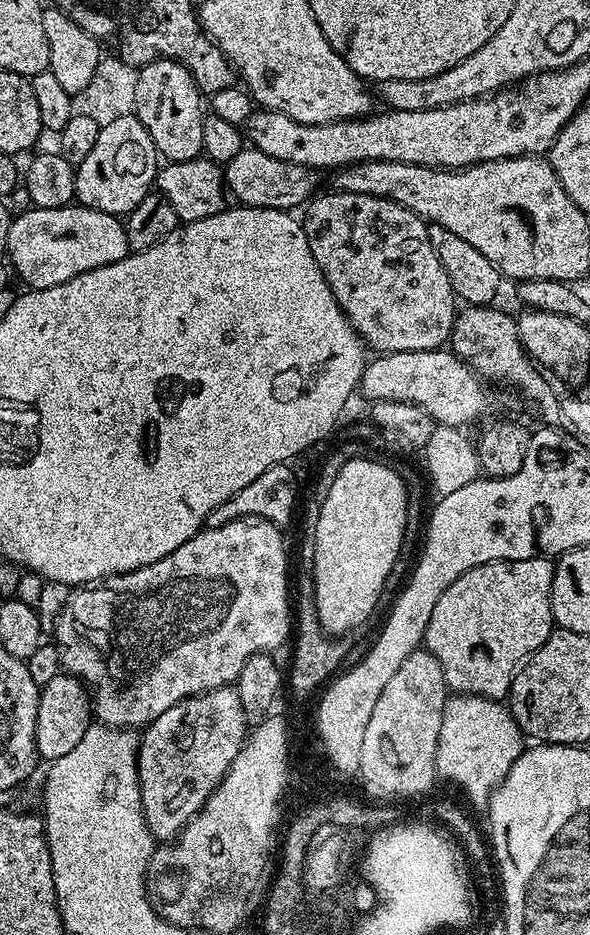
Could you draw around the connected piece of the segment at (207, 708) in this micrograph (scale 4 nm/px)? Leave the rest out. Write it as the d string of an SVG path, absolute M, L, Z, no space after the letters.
M229 686L186 698L170 706L166 714L158 714L158 718L154 718L154 722L143 729L140 736L140 751L136 754L136 769L140 779L144 817L157 841L175 840L183 832L184 827L204 809L210 794L222 782L234 758L238 758L249 728L249 722L242 710L242 698L238 698L235 687Z

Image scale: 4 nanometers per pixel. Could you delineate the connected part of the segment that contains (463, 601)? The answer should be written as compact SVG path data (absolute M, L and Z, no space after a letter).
M543 555L526 558L525 560L495 560L489 564L478 566L466 574L462 574L462 578L455 580L446 590L446 594L442 594L442 598L438 598L438 606L434 606L434 614L430 614L430 626L424 635L423 647L431 652L433 658L439 662L440 669L444 675L444 683L453 693L467 694L469 696L485 696L486 699L497 702L503 701L507 697L512 685L513 673L515 673L523 661L527 660L532 653L540 649L542 642L546 642L546 638L554 630L554 621L552 618L553 571L553 561L545 558Z

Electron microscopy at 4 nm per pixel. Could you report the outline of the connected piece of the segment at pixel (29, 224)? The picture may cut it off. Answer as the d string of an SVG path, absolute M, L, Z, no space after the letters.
M69 206L67 208L38 208L29 207L29 212L17 215L10 226L7 259L11 267L28 283L32 290L58 286L62 282L70 282L70 278L78 278L78 274L86 274L95 268L118 262L129 256L126 242L125 221L119 216L111 216L102 210L85 208L83 206Z

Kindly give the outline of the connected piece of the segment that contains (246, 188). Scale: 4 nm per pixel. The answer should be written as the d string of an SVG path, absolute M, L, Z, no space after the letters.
M251 146L244 147L224 168L224 183L231 195L233 192L241 205L250 208L296 210L299 204L307 205L317 191L316 176L311 168L270 158L270 154L262 154L262 150Z

